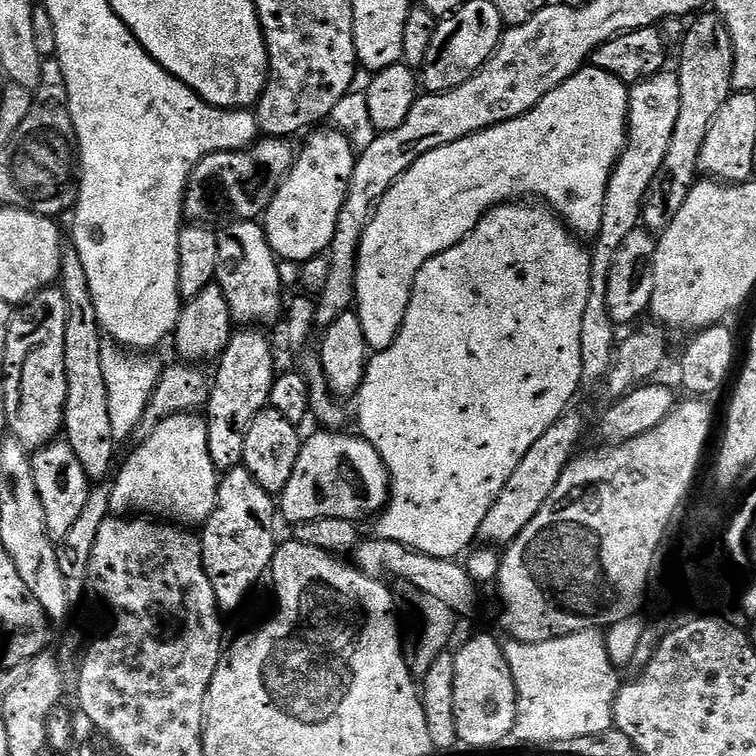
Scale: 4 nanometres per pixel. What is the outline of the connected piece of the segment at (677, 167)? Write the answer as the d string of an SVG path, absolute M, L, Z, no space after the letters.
M715 10L701 11L692 22L689 28L687 25L683 29L682 39L679 41L680 68L678 67L676 77L682 86L682 107L678 109L678 123L674 126L674 135L670 138L662 170L658 170L654 182L650 182L650 190L646 190L640 215L643 227L653 234L668 229L678 210L682 210L686 198L690 198L690 190L701 179L702 142L706 142L706 134L709 133L714 118L718 118L718 110L722 110L734 91L734 50L726 22Z

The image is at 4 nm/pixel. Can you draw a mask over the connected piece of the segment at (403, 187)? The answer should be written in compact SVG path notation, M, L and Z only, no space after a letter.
M585 66L550 90L550 94L543 96L526 114L470 134L458 142L438 146L438 150L430 150L430 154L422 154L422 158L418 158L418 162L386 190L362 234L356 263L354 311L362 322L369 349L388 348L394 342L406 318L406 306L418 270L422 270L427 260L442 254L442 250L450 250L450 246L462 242L462 238L466 238L466 234L470 234L470 230L474 230L481 218L497 204L535 197L551 208L577 237L596 237L598 226L602 226L606 186L628 139L629 91L629 85L614 78L614 74L606 74L606 70L595 66Z

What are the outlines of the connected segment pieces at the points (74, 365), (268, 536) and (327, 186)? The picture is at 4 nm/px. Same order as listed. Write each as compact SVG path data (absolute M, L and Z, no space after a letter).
M65 245L60 267L60 287L66 298L66 406L64 407L64 436L86 471L89 480L100 482L114 462L118 441L114 439L108 409L108 391L102 371L101 350L104 334L97 318L93 294L81 256L75 245Z
M243 465L223 473L216 508L200 532L203 566L221 607L242 603L247 592L273 565L278 547L277 541L274 542L274 518L275 499L262 490Z
M320 126L309 136L312 137L305 142L304 149L297 151L292 169L262 217L268 245L281 261L303 262L327 253L334 226L338 226L338 210L346 202L350 178L354 178L358 152L338 129Z

